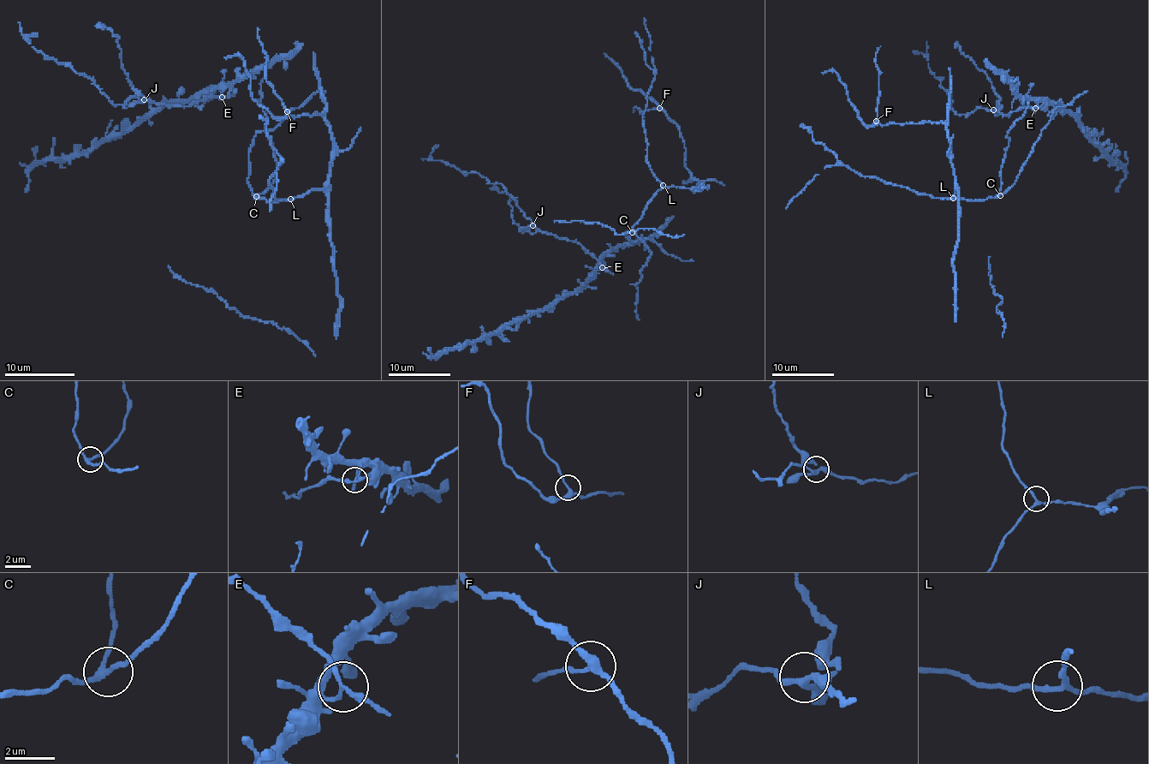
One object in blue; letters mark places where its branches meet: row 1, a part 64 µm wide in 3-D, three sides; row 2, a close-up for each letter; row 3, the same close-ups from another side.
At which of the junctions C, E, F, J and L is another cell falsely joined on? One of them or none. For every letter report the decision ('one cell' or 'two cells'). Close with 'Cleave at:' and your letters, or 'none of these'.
C: one cell
E: two cells
F: one cell
J: one cell
L: one cell
Cleave at: E

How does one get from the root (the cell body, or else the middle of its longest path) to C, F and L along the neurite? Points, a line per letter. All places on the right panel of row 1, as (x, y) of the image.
C: (989, 198), (999, 194)
F: (989, 198), (968, 200), (955, 196), (956, 182), (949, 154), (949, 139), (943, 123), (880, 125), (876, 121)
L: (989, 198), (974, 200), (953, 198)

